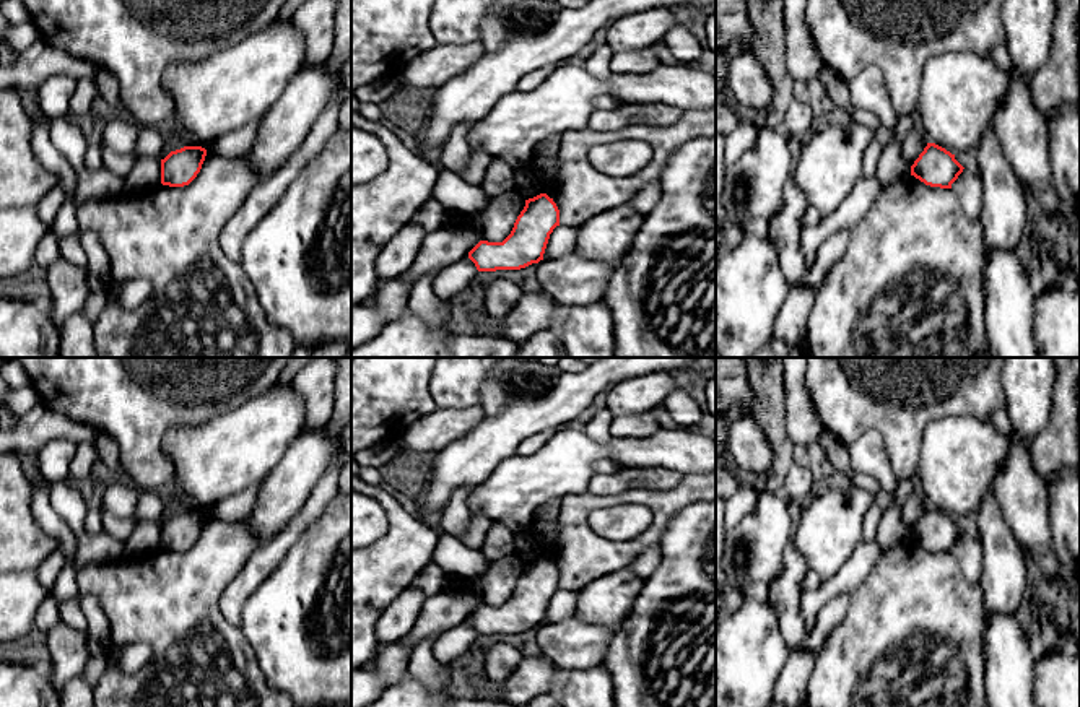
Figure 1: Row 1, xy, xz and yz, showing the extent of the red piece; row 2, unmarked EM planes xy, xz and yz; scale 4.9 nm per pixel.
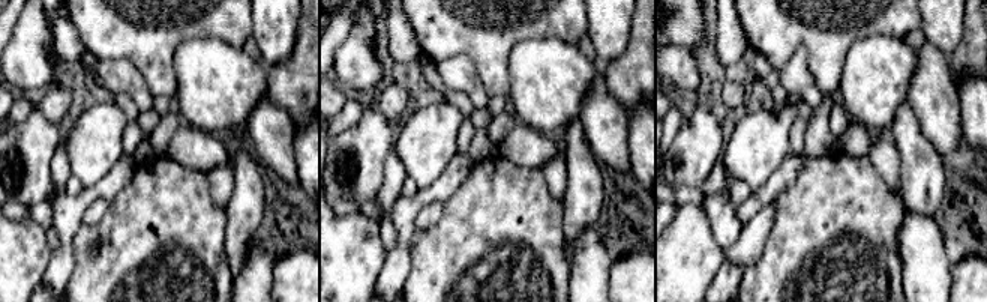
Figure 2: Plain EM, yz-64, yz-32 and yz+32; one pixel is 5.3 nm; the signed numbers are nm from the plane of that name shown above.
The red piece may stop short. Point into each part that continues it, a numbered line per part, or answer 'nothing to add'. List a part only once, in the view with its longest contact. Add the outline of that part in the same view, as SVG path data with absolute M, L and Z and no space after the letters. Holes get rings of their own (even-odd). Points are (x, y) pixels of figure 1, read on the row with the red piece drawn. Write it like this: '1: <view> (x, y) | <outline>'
nothing to add

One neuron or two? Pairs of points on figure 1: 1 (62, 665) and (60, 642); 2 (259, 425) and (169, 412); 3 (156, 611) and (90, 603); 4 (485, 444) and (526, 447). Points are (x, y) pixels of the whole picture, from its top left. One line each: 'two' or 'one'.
1: one
2: two
3: two
4: two

